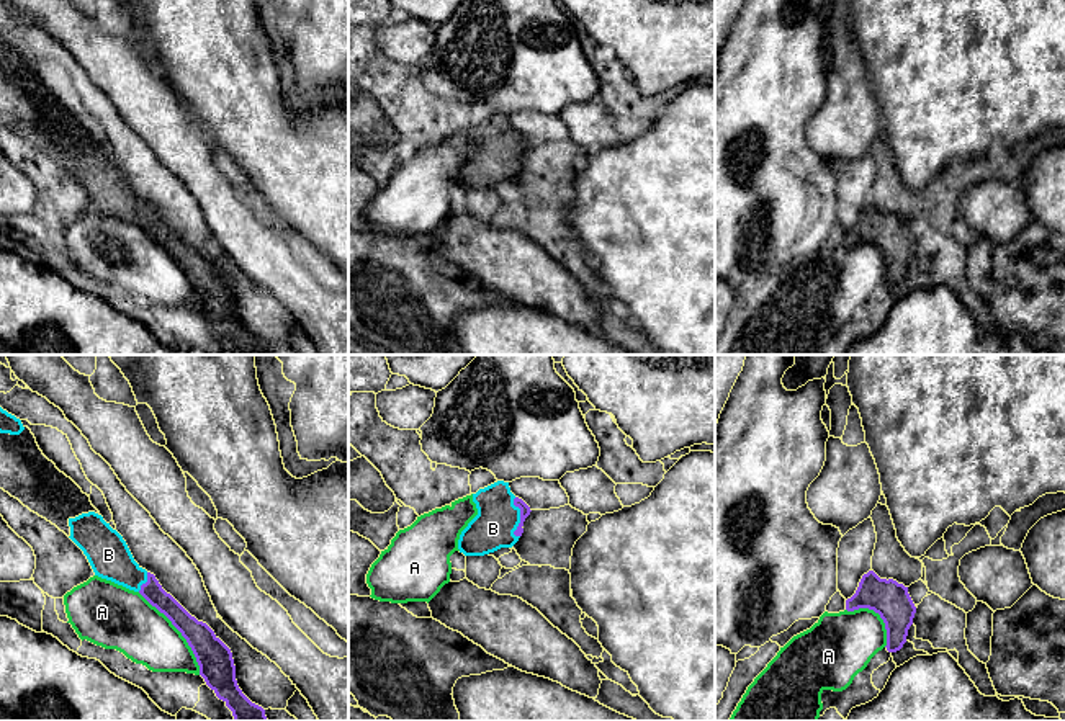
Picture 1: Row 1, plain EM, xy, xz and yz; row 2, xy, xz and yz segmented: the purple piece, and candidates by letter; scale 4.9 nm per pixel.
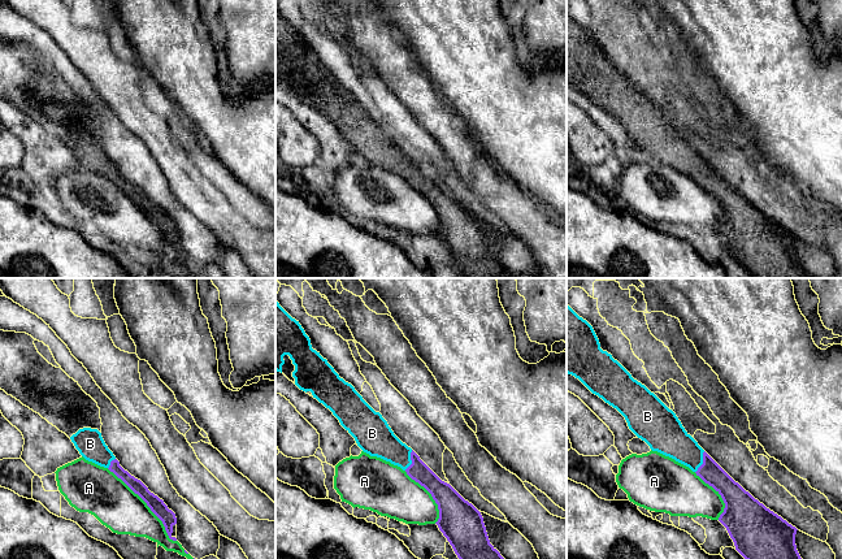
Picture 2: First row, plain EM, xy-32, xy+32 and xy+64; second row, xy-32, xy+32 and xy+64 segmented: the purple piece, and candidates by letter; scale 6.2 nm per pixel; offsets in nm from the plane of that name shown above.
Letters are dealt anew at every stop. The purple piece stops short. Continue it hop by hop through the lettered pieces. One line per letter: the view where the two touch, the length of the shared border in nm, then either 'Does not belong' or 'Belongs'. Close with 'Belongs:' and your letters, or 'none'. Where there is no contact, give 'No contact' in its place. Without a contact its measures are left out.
A: Touches purple in xy. Shared border 500 nm. Does not belong
B: Touches purple in xz. Shared border 200 nm. Belongs
Belongs: B

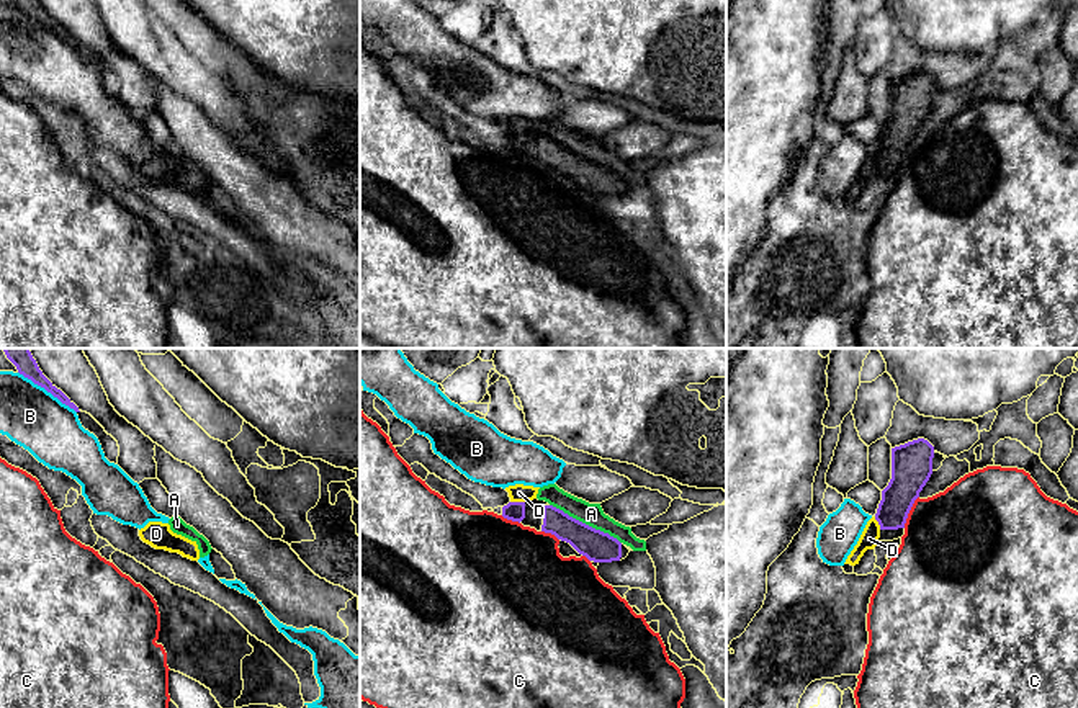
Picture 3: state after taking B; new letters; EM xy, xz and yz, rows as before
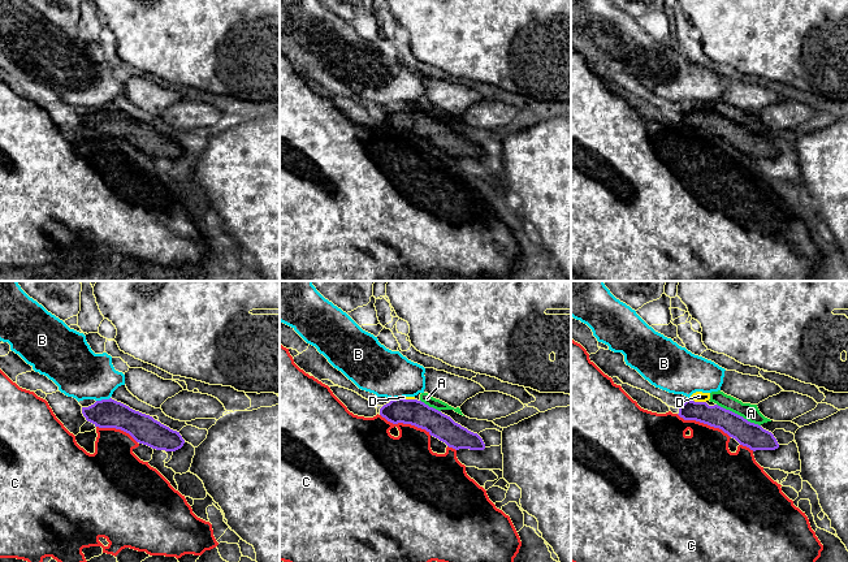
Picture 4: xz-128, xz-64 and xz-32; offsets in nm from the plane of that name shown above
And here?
A: Touches purple in xz. Shared border 400 nm. Does not belong
B: Touches purple in xy. Shared border 360 nm. Does not belong
C: Touches purple in yz. Shared border 180 nm. Does not belong
D: Touches purple in xz. Shared border 70 nm. Does not belong
Belongs: none

